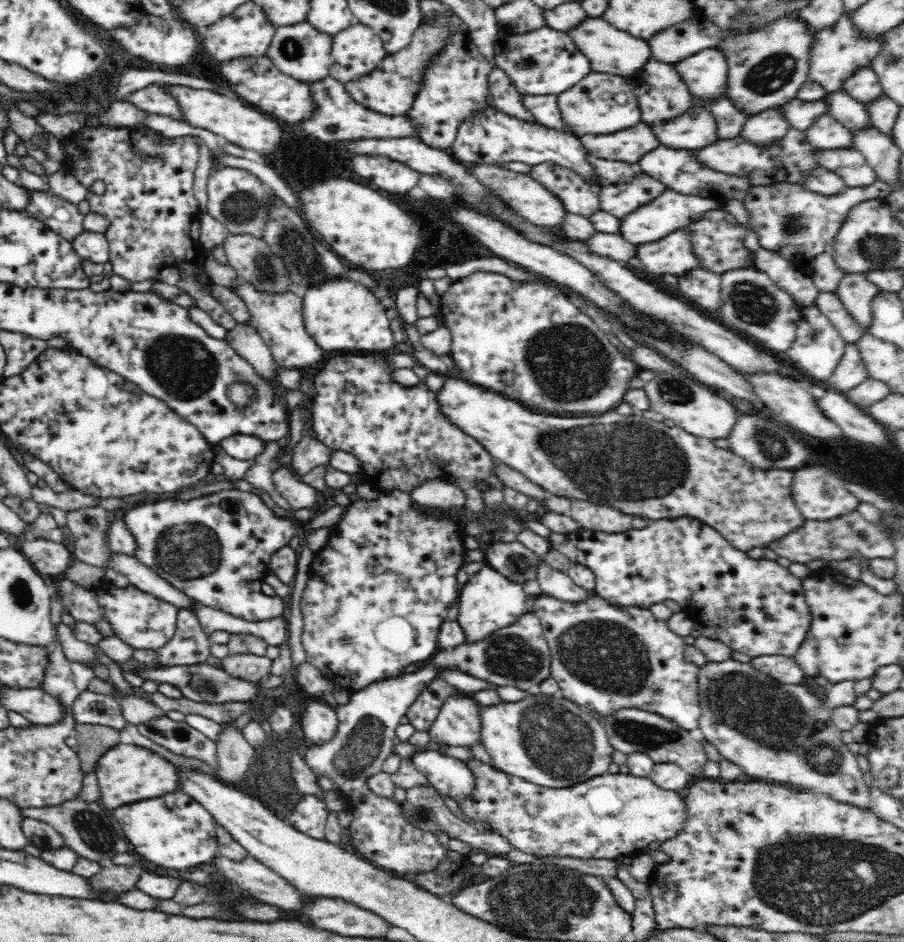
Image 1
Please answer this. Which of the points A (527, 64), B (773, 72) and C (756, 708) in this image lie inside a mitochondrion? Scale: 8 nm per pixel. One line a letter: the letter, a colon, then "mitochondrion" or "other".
A: mitochondrion
B: mitochondrion
C: mitochondrion

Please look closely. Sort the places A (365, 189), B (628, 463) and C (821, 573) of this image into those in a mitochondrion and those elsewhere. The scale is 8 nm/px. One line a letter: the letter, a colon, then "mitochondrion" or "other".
A: other
B: mitochondrion
C: other

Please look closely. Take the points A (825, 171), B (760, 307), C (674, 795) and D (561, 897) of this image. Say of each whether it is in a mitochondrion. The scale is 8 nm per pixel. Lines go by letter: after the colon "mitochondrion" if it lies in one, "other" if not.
A: other
B: mitochondrion
C: other
D: mitochondrion

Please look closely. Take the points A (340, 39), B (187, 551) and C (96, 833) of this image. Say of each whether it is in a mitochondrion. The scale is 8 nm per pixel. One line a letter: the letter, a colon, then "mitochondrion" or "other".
A: other
B: mitochondrion
C: mitochondrion

